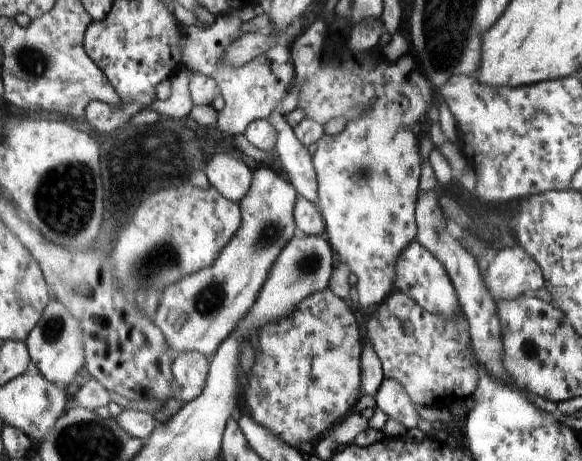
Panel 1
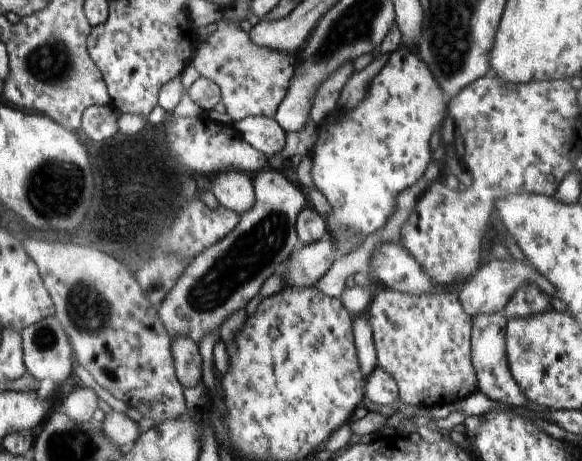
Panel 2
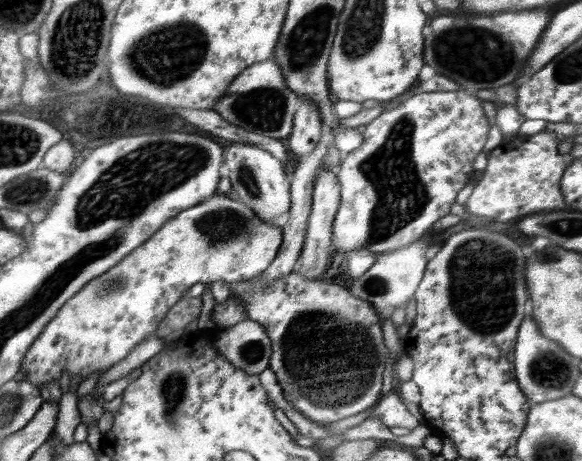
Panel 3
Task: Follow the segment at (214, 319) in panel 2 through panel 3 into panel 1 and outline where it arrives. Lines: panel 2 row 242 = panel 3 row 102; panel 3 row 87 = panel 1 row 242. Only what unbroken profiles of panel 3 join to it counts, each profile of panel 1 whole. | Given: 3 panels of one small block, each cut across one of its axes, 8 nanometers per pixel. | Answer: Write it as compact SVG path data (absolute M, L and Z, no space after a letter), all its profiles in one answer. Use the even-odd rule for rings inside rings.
M260 167L253 172L252 184L248 194L239 202L242 212L242 222L236 234L230 242L218 254L212 266L206 266L194 274L188 274L180 278L178 282L164 289L163 296L154 314L154 324L162 330L166 344L176 355L182 354L184 350L196 350L207 358L211 358L217 348L232 334L232 330L244 320L248 310L258 298L258 292L262 290L269 272L276 262L276 258L282 249L297 233L294 209L298 194L288 180L284 180L270 168Z

